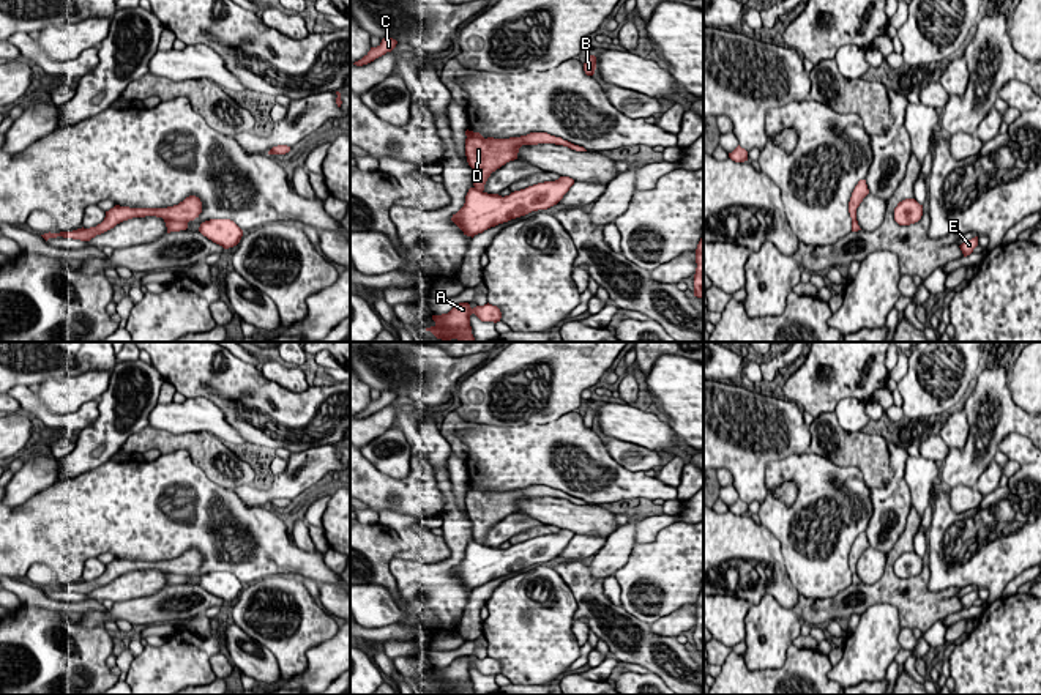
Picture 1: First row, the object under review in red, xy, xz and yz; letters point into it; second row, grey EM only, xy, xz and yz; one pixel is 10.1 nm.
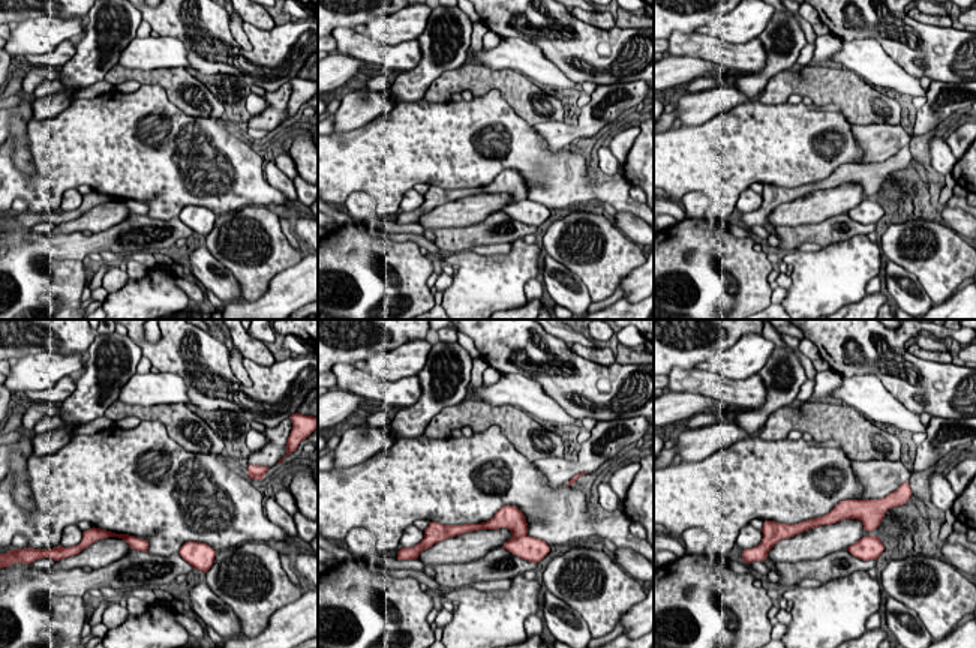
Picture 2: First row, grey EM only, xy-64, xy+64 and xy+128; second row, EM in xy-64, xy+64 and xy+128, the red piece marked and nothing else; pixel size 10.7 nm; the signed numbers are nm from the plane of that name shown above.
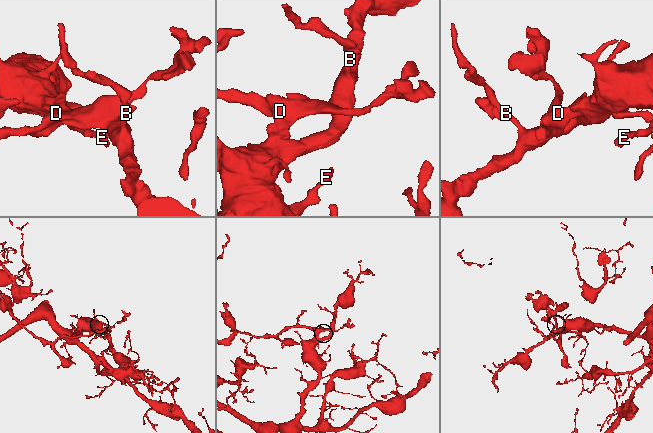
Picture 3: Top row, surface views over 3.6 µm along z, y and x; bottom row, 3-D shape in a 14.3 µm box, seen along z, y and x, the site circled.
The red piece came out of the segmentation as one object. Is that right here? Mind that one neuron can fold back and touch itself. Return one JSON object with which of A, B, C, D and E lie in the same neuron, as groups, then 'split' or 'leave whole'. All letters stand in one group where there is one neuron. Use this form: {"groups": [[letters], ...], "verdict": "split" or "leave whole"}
{"groups": [["A", "B", "E"], ["C", "D"]], "verdict": "split"}

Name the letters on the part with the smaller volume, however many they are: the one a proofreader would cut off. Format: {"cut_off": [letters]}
{"cut_off": ["C", "D"]}

